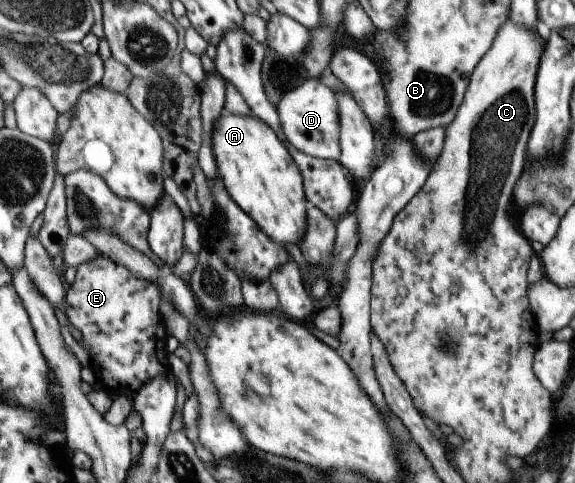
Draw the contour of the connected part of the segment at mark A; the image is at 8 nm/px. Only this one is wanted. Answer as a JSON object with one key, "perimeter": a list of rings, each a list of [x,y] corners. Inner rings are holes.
{"perimeter":[[[226,108],[213,122],[210,148],[217,177],[228,196],[244,211],[272,242],[298,243],[306,229],[306,210],[300,171],[284,143],[265,122],[234,114]]]}

